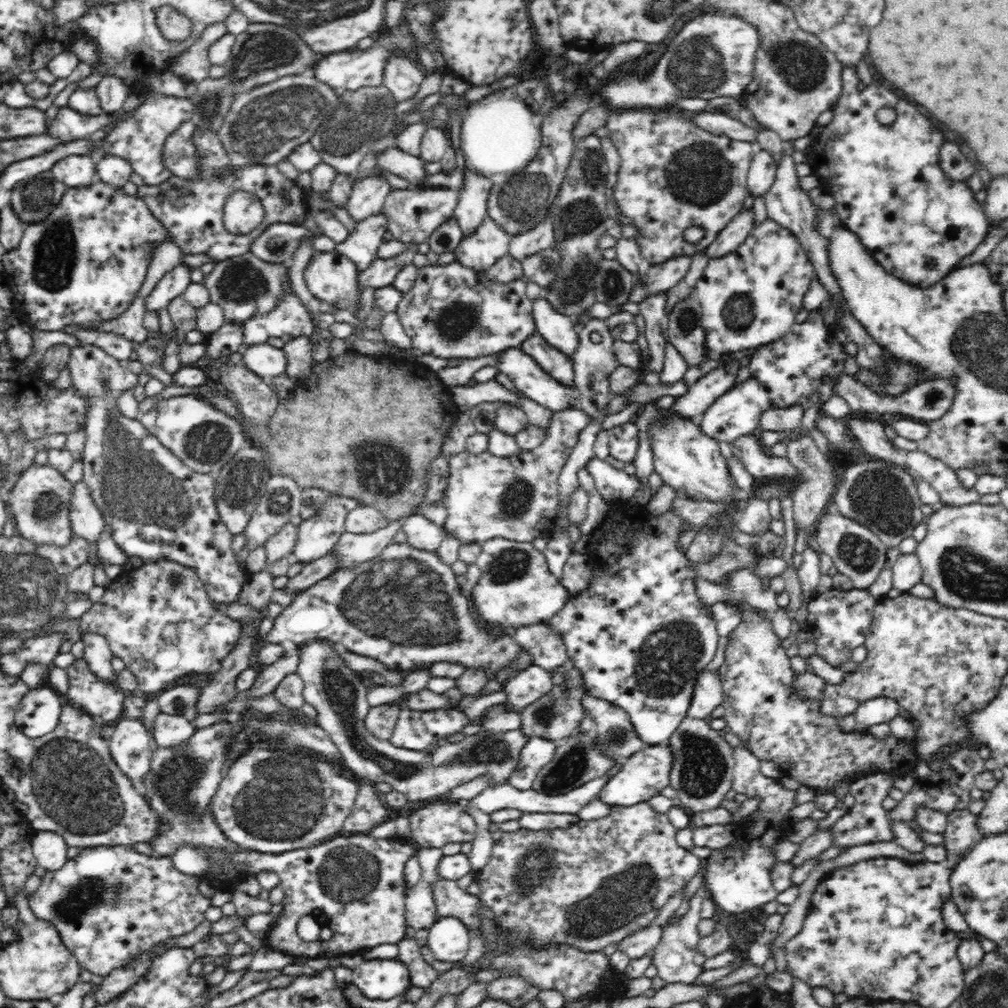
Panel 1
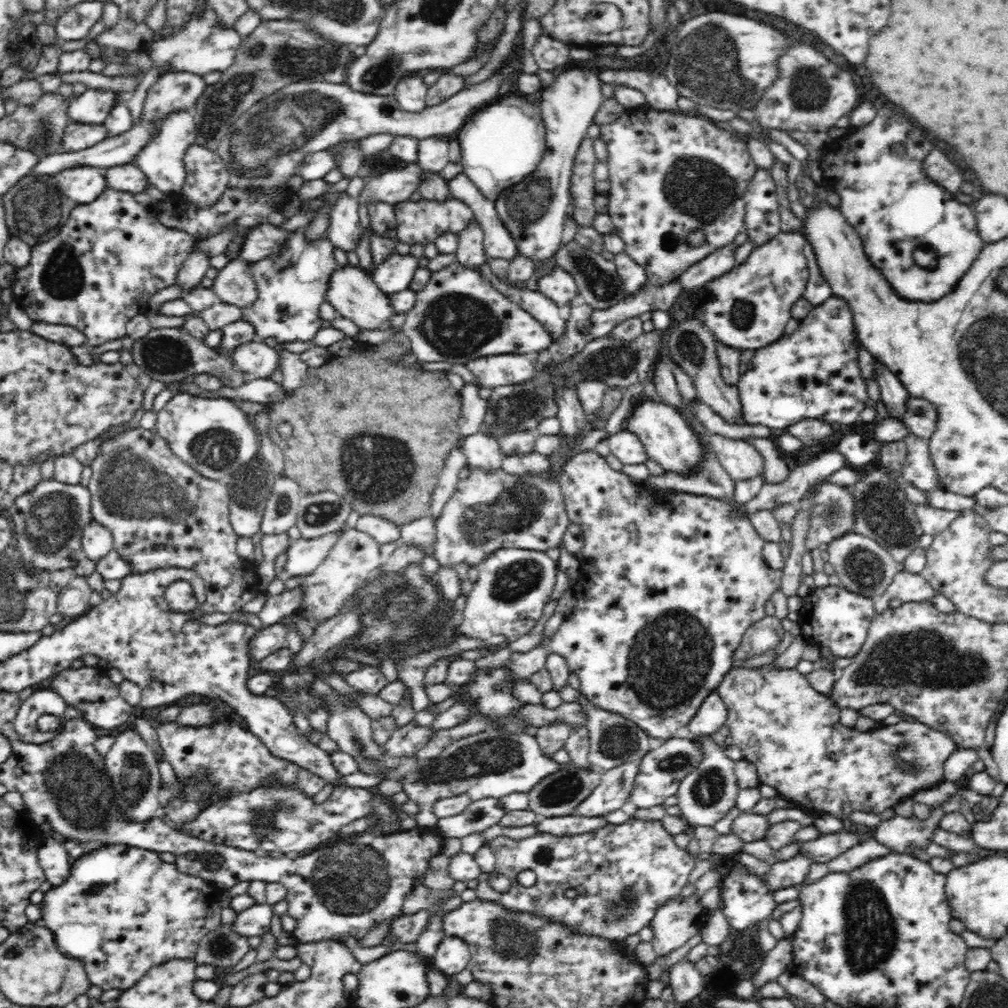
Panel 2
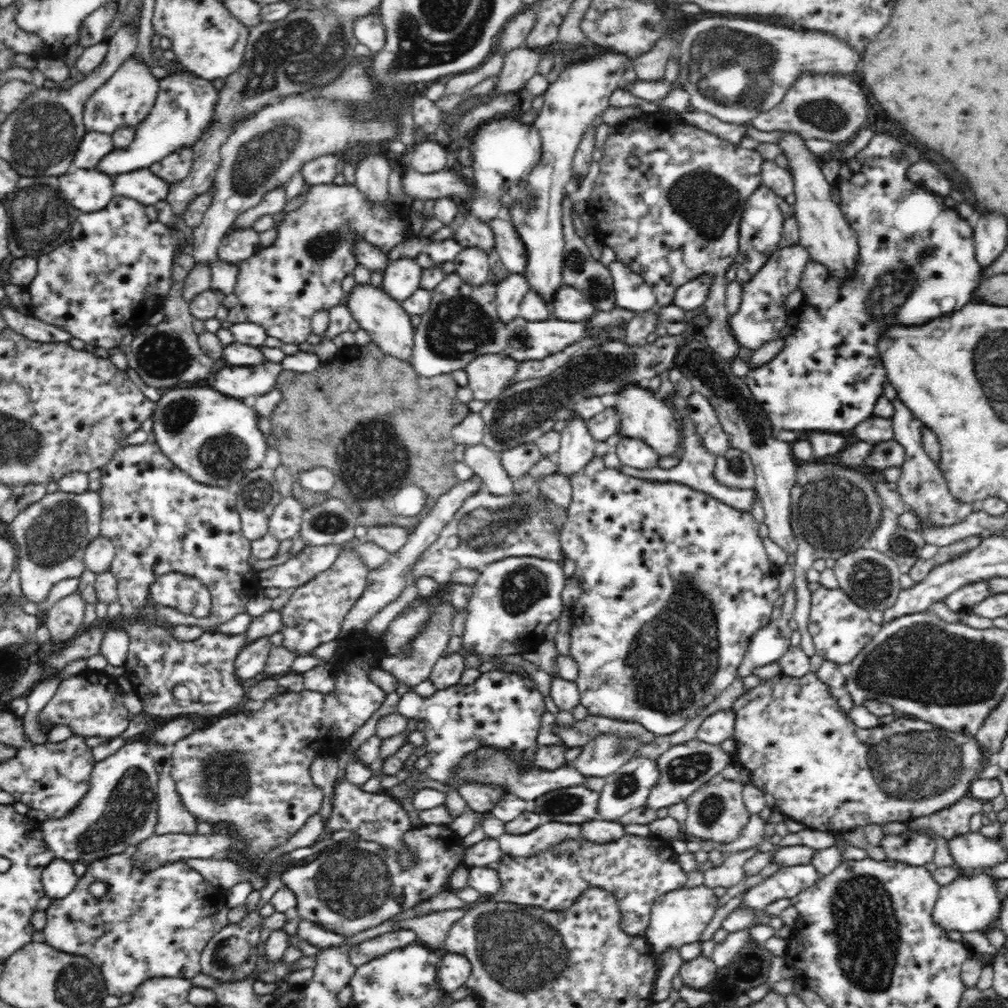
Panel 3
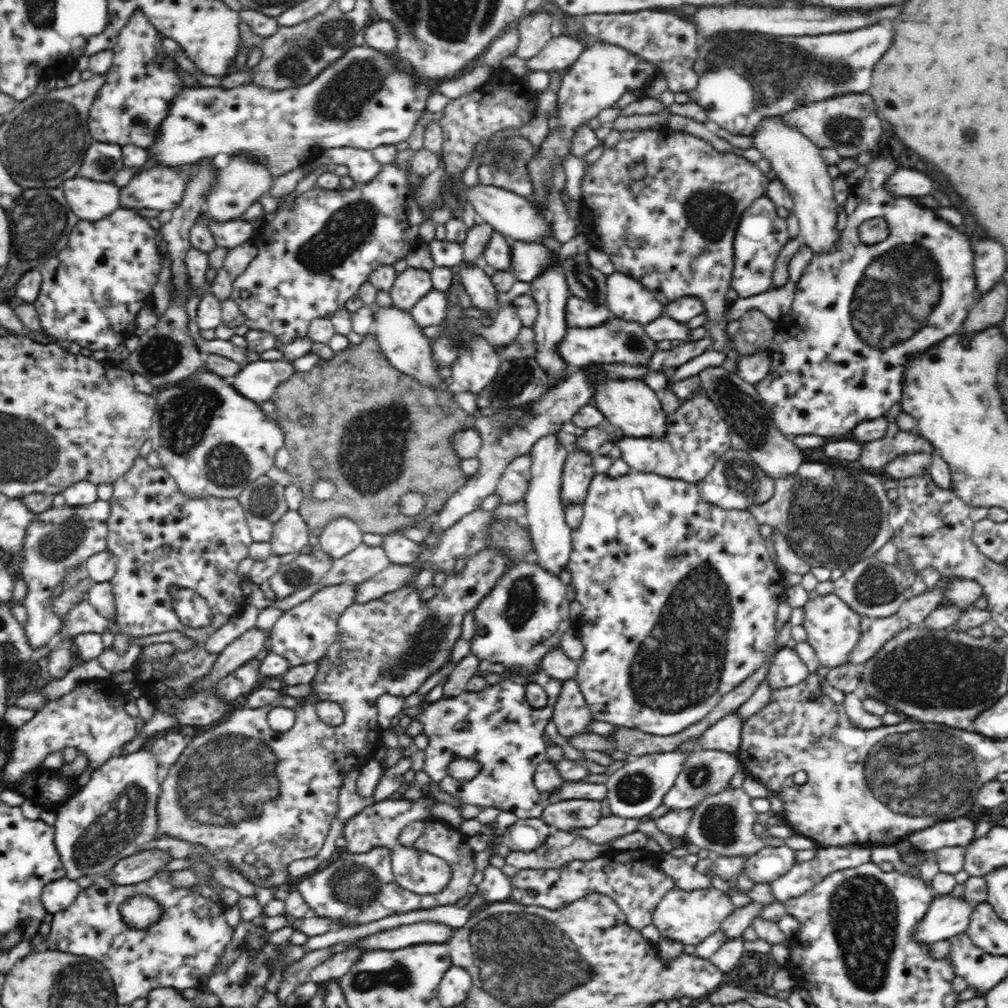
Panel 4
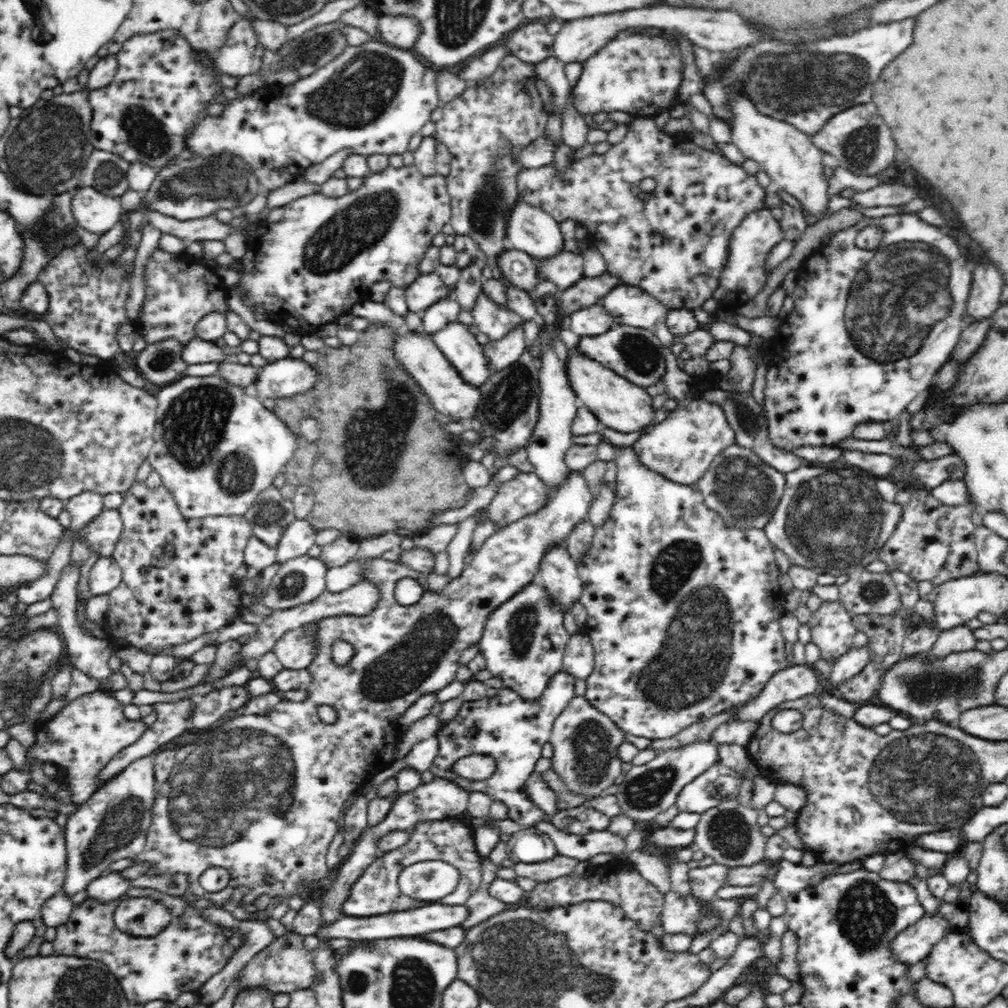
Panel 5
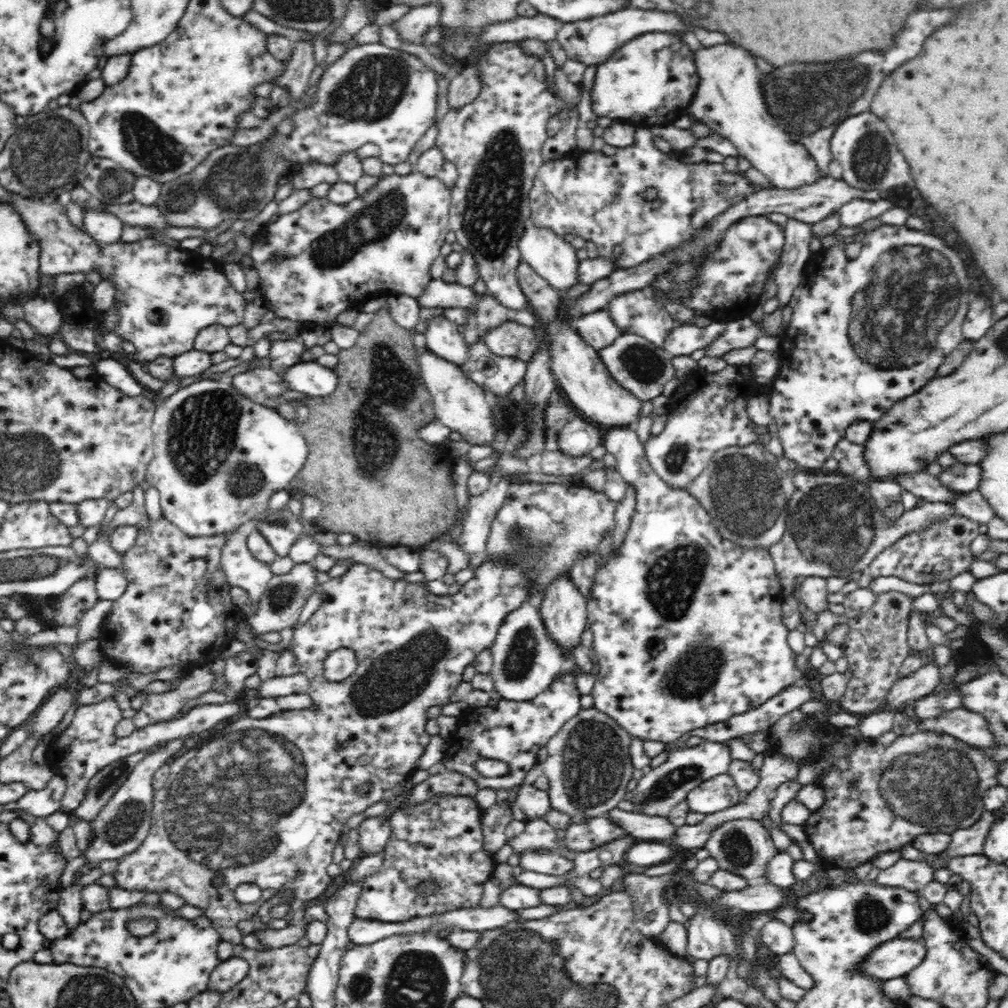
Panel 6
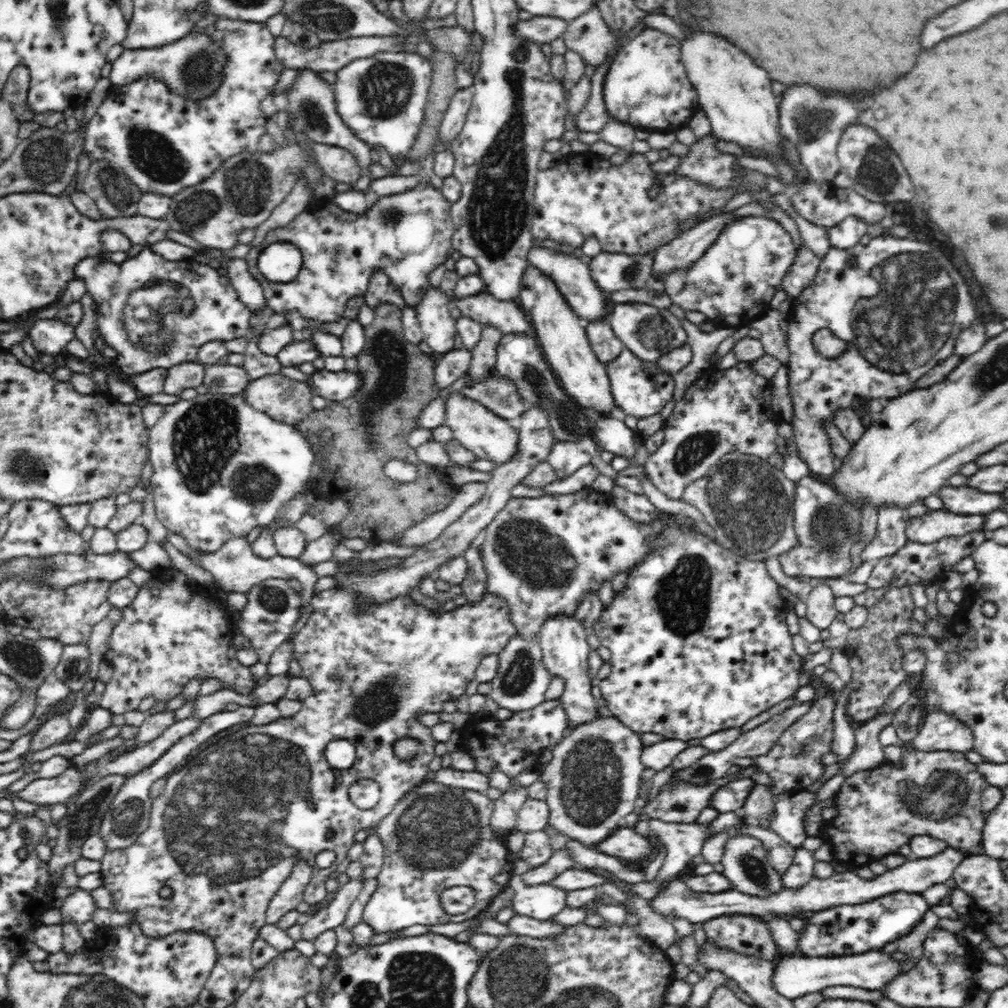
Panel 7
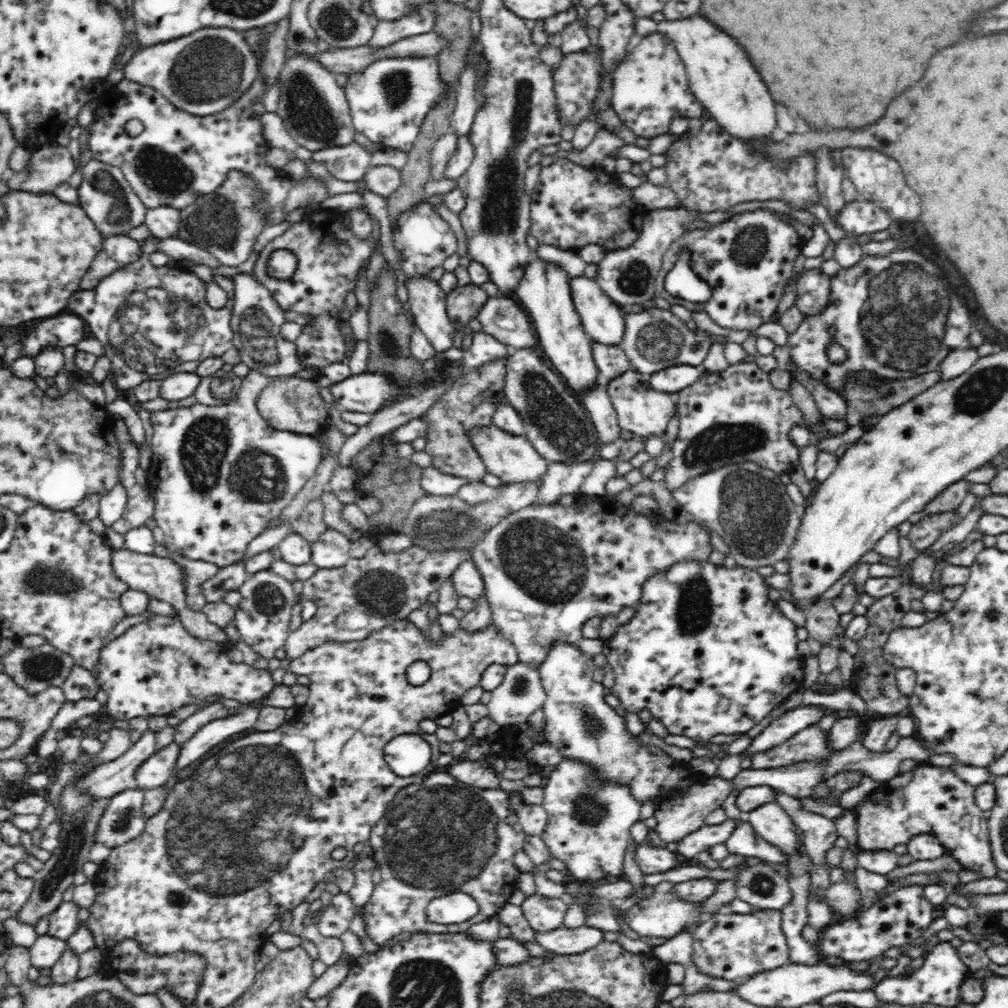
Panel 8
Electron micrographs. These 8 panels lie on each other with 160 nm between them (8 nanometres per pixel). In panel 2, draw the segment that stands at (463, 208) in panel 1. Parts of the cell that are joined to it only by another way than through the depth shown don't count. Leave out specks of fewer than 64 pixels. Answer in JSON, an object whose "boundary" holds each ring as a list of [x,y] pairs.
{"boundary":[[[475,213],[477,217],[472,217],[472,220],[468,220],[466,228],[458,234],[459,246],[455,252],[456,260],[465,267],[469,267],[472,270],[479,271],[480,266],[486,263],[488,257],[484,253],[484,225],[479,219],[479,215]]]}

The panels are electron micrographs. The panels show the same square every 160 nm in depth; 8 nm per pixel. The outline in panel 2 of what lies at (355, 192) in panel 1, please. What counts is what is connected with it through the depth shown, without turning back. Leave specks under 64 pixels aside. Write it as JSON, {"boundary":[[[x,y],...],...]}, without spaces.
{"boundary":[[[408,163],[405,168],[386,172],[382,176],[372,177],[370,184],[364,186],[360,202],[384,202],[391,205],[408,200],[420,186],[423,169],[417,163]]]}

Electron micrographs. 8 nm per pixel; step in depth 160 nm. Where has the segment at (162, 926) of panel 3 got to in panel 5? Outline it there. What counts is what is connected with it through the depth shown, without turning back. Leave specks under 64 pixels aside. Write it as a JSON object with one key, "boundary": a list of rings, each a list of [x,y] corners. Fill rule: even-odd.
{"boundary":[[[130,888],[125,894],[122,894],[120,898],[114,898],[114,899],[108,899],[107,901],[100,901],[97,897],[88,897],[85,901],[80,903],[79,905],[75,905],[73,908],[73,911],[71,912],[70,918],[67,920],[66,923],[62,923],[62,926],[58,926],[56,937],[53,940],[53,948],[54,948],[54,955],[76,955],[78,958],[92,958],[92,959],[98,959],[100,962],[103,962],[108,969],[110,969],[110,972],[114,974],[114,976],[118,979],[118,982],[120,986],[122,987],[124,995],[126,995],[126,1000],[128,1000],[128,1004],[146,1004],[146,1002],[152,1002],[152,1000],[176,1000],[182,992],[195,992],[198,989],[201,988],[202,985],[205,984],[205,982],[214,976],[214,974],[218,974],[222,968],[224,968],[225,964],[230,960],[230,958],[233,957],[233,954],[235,953],[230,947],[228,943],[228,935],[224,936],[224,928],[220,925],[216,925],[215,923],[212,923],[211,921],[204,920],[200,914],[198,914],[198,910],[196,908],[192,908],[186,900],[184,900],[183,896],[168,896],[168,894],[160,892],[159,890],[156,890],[154,888],[139,888],[137,891]],[[138,895],[140,898],[142,896],[148,896],[152,899],[157,900],[158,902],[161,902],[166,906],[166,908],[169,908],[171,911],[171,922],[169,926],[160,934],[157,934],[156,936],[152,937],[142,937],[142,936],[130,936],[128,933],[122,932],[114,922],[114,910],[116,910],[116,907],[122,900],[130,899],[132,896]]]}

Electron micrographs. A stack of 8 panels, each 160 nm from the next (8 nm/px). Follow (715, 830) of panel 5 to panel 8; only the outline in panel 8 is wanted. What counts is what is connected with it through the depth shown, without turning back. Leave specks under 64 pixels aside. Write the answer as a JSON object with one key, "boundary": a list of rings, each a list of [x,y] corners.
{"boundary":[[[767,864],[743,868],[734,879],[734,888],[738,899],[760,911],[781,911],[792,902],[792,889],[786,877]]]}

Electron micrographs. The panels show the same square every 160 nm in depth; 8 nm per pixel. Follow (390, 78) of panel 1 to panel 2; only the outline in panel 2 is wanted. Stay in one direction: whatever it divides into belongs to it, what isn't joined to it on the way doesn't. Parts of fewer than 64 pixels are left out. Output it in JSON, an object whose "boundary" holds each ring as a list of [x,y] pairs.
{"boundary":[[[406,74],[396,86],[394,98],[405,112],[418,113],[427,108],[428,87],[424,84],[423,74]]]}

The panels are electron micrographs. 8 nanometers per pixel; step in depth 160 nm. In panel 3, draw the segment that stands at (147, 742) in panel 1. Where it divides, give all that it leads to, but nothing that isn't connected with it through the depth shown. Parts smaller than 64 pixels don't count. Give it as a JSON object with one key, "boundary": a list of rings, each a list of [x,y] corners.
{"boundary":[[[141,741],[126,743],[115,753],[94,765],[89,792],[72,813],[59,819],[46,819],[40,823],[42,836],[56,859],[68,861],[74,865],[83,862],[88,865],[96,859],[124,852],[137,846],[155,833],[157,823],[158,773],[154,759],[150,756],[148,745]]]}

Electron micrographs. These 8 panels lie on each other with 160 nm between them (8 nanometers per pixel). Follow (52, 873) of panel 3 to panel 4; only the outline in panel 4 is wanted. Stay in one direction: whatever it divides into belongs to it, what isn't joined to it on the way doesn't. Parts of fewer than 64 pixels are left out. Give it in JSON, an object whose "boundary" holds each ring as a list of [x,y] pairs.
{"boundary":[[[64,876],[64,878],[52,880],[44,886],[41,901],[46,912],[54,915],[56,911],[70,906],[80,891],[81,888],[75,880],[70,880]]]}

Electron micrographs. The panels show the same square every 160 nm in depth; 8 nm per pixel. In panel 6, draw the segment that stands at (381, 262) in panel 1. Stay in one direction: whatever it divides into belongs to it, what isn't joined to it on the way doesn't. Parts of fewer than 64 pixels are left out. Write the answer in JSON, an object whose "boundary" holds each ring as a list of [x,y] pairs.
{"boundary":[[[432,278],[424,292],[415,296],[415,300],[424,308],[464,308],[467,311],[476,311],[480,296],[472,287],[462,286],[455,281],[446,282],[441,278]]]}

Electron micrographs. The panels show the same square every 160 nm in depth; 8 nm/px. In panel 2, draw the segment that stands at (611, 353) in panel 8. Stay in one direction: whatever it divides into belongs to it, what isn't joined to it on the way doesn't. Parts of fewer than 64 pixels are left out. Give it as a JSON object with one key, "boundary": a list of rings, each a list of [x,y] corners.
{"boundary":[[[559,266],[549,275],[542,275],[540,279],[534,281],[537,283],[537,290],[556,302],[560,307],[571,306],[580,297],[573,276]]]}

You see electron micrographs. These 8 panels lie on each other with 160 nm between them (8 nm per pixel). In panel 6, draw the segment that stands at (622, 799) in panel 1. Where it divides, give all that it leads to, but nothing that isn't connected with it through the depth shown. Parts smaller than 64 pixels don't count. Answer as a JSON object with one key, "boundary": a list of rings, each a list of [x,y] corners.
{"boundary":[[[727,772],[699,783],[685,798],[689,811],[703,815],[724,810],[741,800],[739,788]]]}

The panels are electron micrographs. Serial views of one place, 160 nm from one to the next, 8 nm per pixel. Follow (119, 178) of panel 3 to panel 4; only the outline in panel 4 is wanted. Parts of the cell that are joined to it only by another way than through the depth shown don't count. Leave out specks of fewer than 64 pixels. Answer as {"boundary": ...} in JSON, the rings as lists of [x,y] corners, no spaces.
{"boundary":[[[156,166],[142,171],[120,190],[122,207],[172,210],[180,206],[186,182],[191,179],[190,166]]]}

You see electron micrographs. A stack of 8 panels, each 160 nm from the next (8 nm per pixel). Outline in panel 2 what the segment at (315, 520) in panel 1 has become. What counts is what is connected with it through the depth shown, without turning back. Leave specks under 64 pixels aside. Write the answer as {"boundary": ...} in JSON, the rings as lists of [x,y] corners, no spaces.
{"boundary":[[[332,532],[332,534],[322,534],[310,540],[300,537],[291,541],[287,550],[285,576],[294,578],[312,574],[328,556],[338,537],[338,532]]]}

